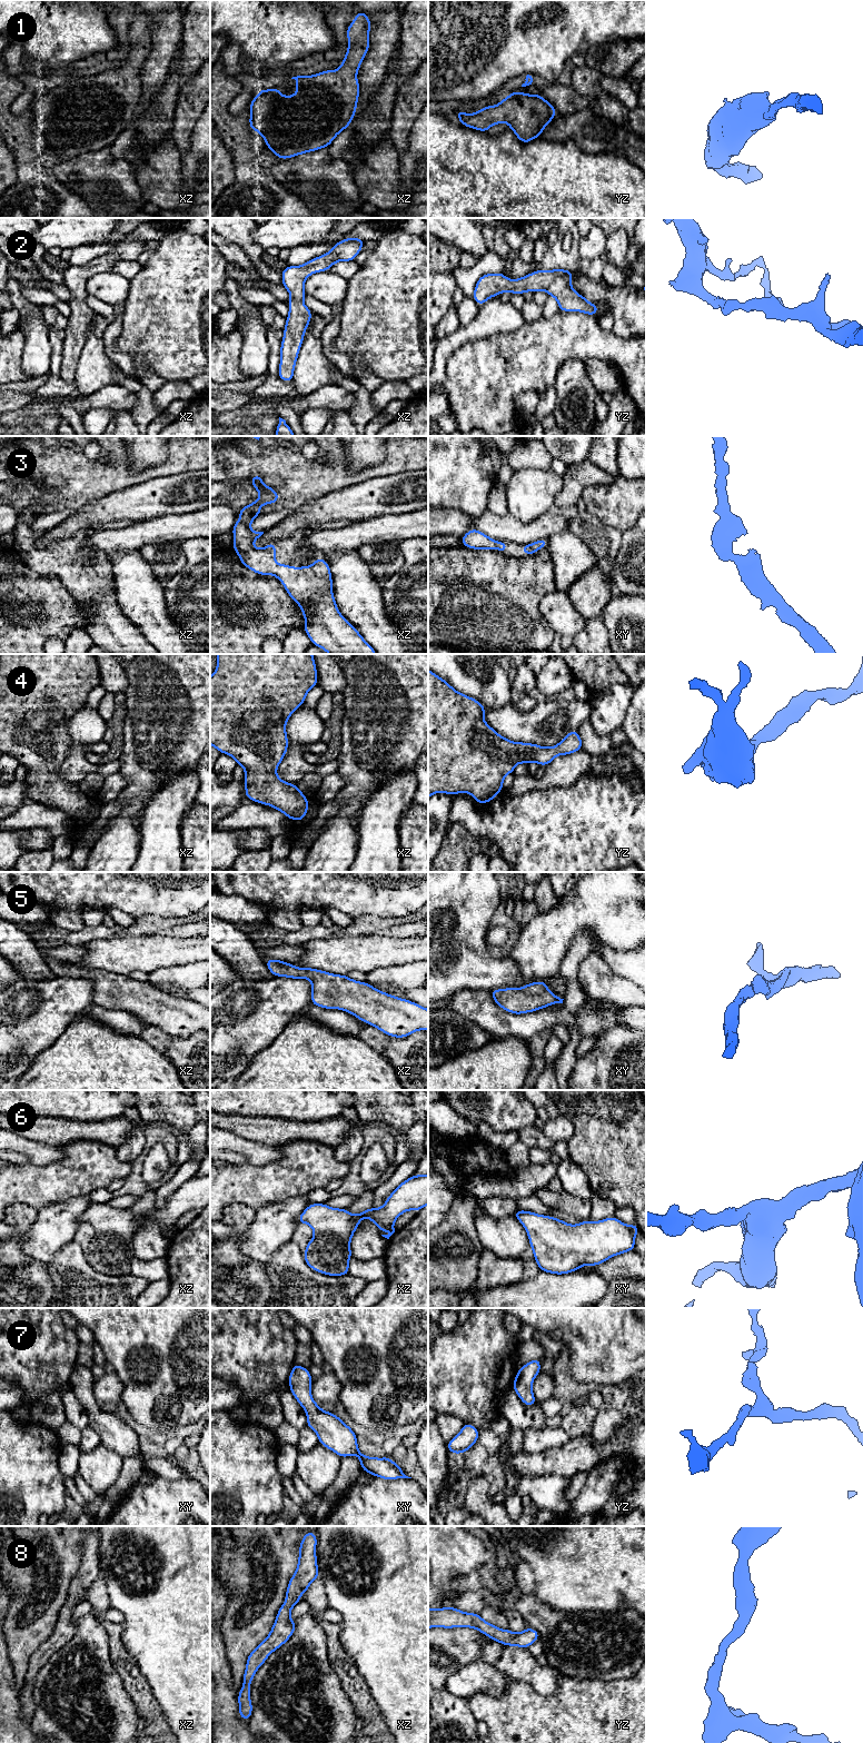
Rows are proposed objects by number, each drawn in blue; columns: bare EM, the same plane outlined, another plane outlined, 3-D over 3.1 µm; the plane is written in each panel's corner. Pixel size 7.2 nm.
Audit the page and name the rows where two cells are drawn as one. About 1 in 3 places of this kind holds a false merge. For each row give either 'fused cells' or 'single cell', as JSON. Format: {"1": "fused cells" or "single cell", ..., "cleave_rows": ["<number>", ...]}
{"1": "single cell", "2": "single cell", "3": "single cell", "4": "single cell", "5": "single cell", "6": "single cell", "7": "single cell", "8": "single cell", "cleave_rows": []}

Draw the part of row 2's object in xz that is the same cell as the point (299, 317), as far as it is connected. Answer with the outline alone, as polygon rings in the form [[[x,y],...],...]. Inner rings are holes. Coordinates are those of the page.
[[[348,237],[339,242],[336,242],[329,252],[326,252],[319,257],[315,257],[301,266],[287,266],[281,271],[281,280],[282,286],[288,290],[290,294],[290,300],[288,303],[289,315],[286,317],[286,326],[284,328],[284,338],[280,345],[280,363],[279,363],[279,370],[278,377],[284,382],[292,382],[294,380],[294,369],[296,366],[296,362],[298,359],[298,354],[301,348],[304,336],[306,329],[311,320],[311,310],[302,304],[304,298],[307,294],[304,290],[304,284],[306,279],[315,274],[327,271],[329,268],[338,263],[338,261],[353,261],[357,257],[357,255],[363,250],[363,244],[365,239],[363,238],[353,238]]]

